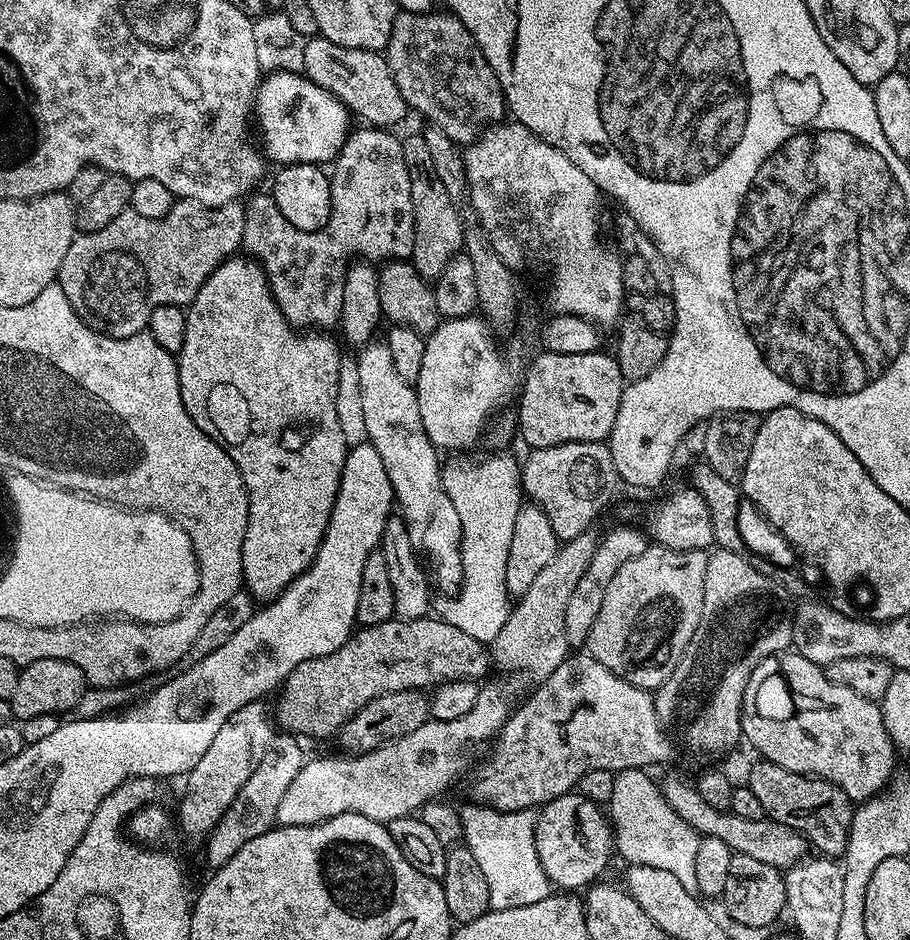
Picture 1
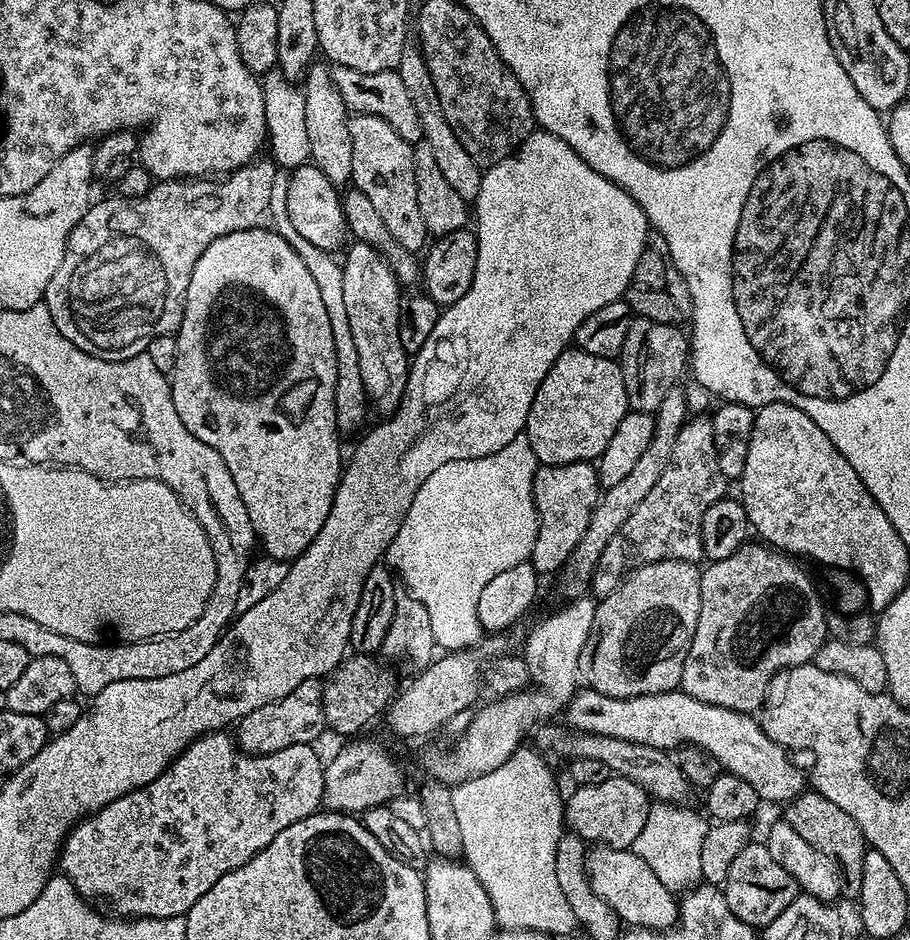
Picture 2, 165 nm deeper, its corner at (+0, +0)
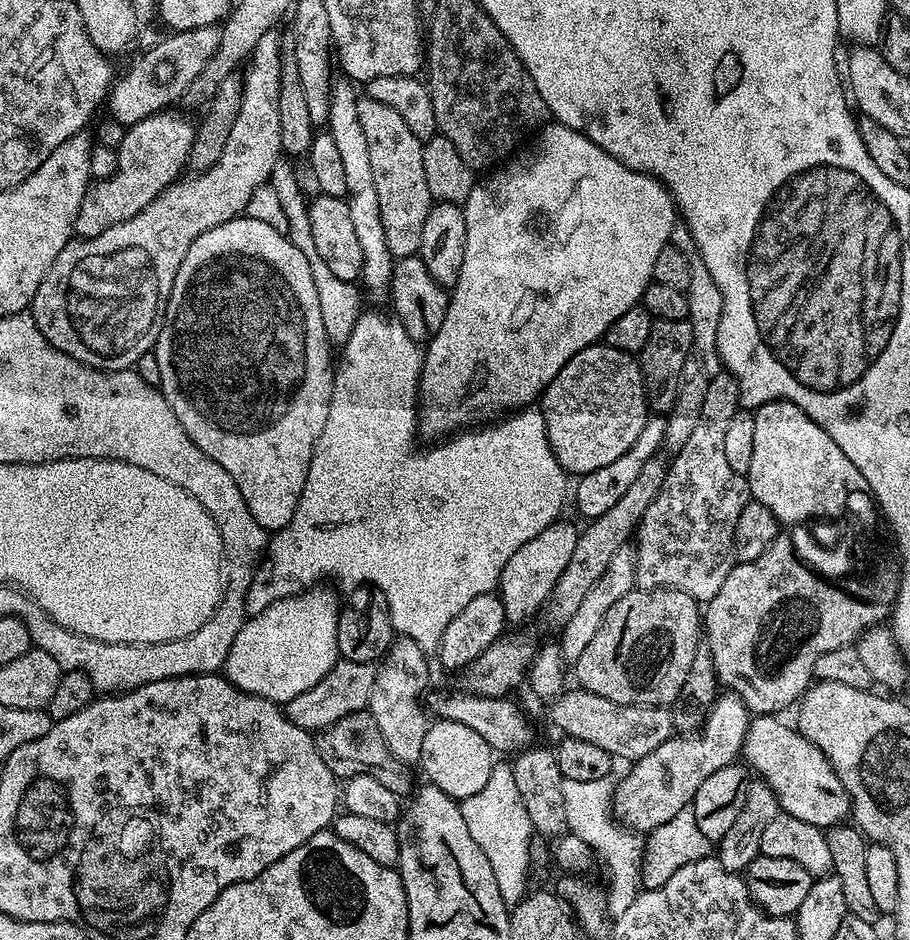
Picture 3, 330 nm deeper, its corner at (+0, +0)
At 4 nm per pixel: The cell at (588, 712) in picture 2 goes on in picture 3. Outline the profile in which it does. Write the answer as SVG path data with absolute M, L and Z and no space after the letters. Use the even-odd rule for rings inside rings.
M772 714L755 715L749 721L741 748L743 759L753 769L756 767L764 771L761 772L763 780L774 790L781 809L787 815L802 818L802 822L810 822L825 830L847 821L850 801L838 774L822 750L809 744L791 723L788 724L783 724L779 717Z

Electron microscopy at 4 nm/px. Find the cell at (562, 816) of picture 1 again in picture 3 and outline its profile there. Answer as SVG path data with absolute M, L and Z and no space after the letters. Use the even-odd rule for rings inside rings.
M717 695L712 701L698 728L698 734L674 734L669 740L662 742L662 746L658 746L654 754L646 754L646 758L635 761L629 767L632 769L621 778L620 784L618 780L612 793L612 815L624 827L631 828L637 834L653 832L658 826L662 826L662 822L670 822L674 814L691 805L694 794L698 794L698 786L702 786L702 782L706 782L706 778L710 778L714 770L722 770L722 766L737 763L746 738L750 713L737 696L723 695Z

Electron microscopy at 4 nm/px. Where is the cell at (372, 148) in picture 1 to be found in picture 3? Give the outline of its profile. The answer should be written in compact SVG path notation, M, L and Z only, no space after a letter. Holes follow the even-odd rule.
M366 94L358 99L358 122L362 122L366 146L370 150L370 170L374 170L378 210L382 210L389 252L393 258L417 255L422 242L422 226L426 226L428 211L434 203L423 170L423 143L395 110L382 106L382 102L374 102L374 98Z

